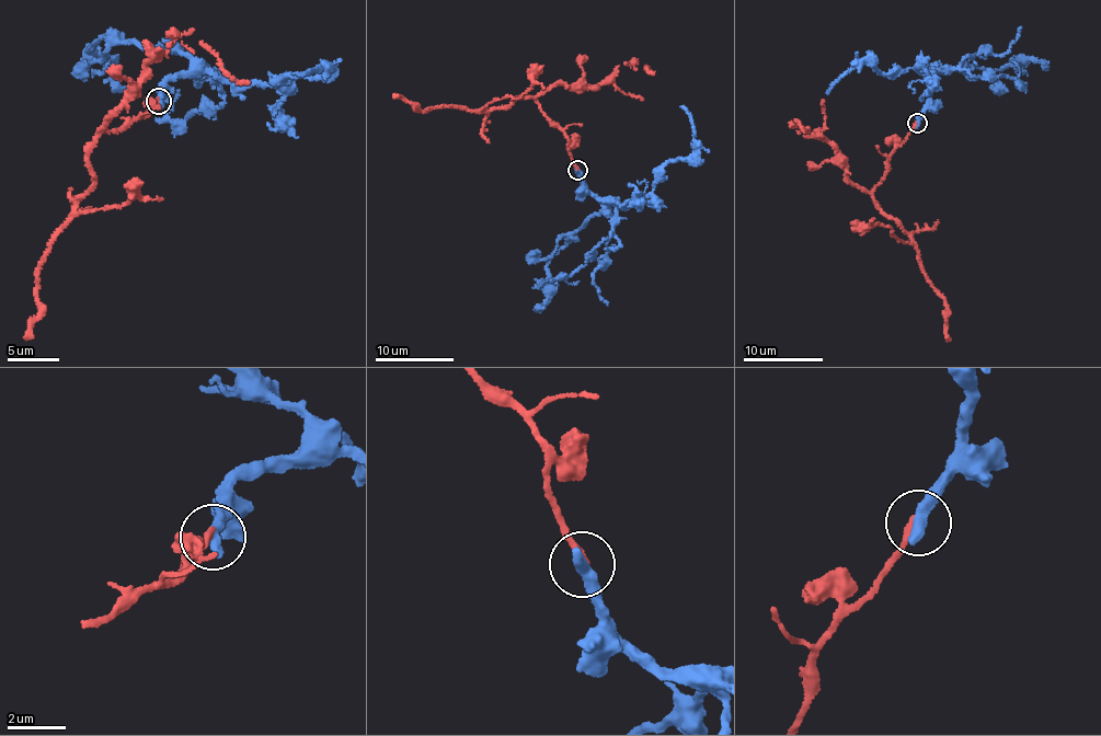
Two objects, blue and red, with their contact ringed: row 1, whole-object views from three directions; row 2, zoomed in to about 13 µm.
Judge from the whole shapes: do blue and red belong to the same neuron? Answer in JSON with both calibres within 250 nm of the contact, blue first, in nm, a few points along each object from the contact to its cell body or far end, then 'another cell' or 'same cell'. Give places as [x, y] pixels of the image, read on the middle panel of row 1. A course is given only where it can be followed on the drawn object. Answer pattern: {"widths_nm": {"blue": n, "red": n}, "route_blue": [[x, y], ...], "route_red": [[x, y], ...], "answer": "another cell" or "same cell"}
{"widths_nm": {"blue": 480, "red": 220}, "route_blue": [[577, 170], [586, 188], [622, 206], [652, 195], [667, 162], [692, 153], [689, 113], [680, 106]], "route_red": [[577, 169], [565, 133], [543, 115], [538, 95], [560, 84], [589, 88], [626, 64], [655, 71]], "answer": "another cell"}

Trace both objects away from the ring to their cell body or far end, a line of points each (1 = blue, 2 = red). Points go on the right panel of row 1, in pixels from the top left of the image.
1: (917, 123), (932, 75), (915, 66), (881, 73), (864, 64), (830, 85), (828, 94)
2: (915, 123), (890, 153), (884, 177), (868, 191), (848, 179), (837, 150), (793, 124), (805, 128)

